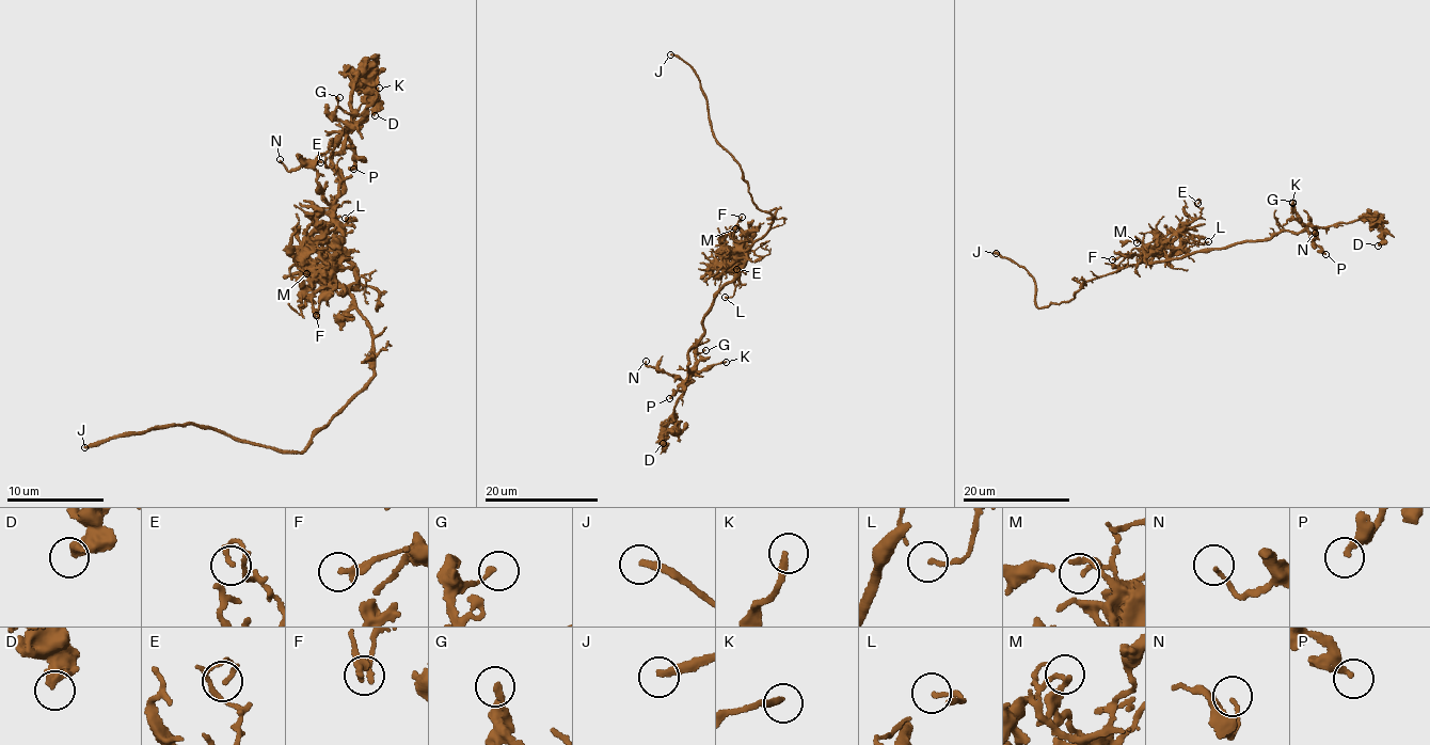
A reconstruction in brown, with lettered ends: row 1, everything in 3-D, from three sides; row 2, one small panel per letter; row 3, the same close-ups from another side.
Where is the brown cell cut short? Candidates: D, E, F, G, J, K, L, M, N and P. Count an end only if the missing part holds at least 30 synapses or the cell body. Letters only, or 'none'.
J

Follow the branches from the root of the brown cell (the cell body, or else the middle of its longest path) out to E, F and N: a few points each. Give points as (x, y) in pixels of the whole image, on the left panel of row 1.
E: (351, 292), (337, 287), (333, 264), (342, 240), (333, 209), (338, 177), (323, 155), (320, 162)
F: (351, 292), (332, 282), (333, 288), (311, 301), (316, 315)
N: (351, 292), (361, 283), (337, 241), (333, 203), (346, 189), (331, 159), (348, 129), (298, 167), (280, 159)

